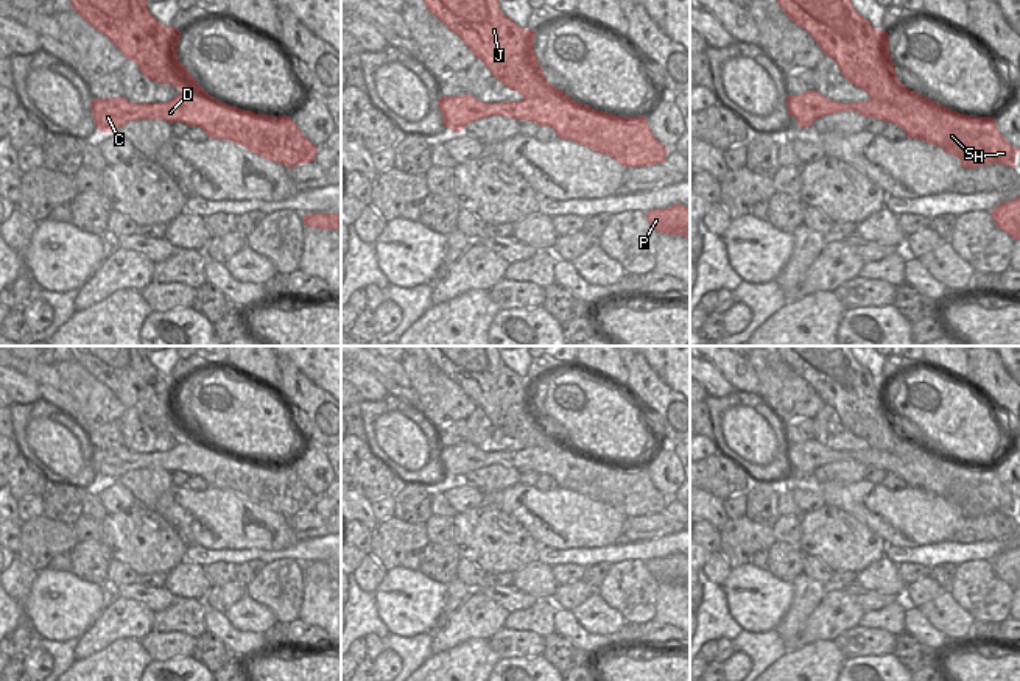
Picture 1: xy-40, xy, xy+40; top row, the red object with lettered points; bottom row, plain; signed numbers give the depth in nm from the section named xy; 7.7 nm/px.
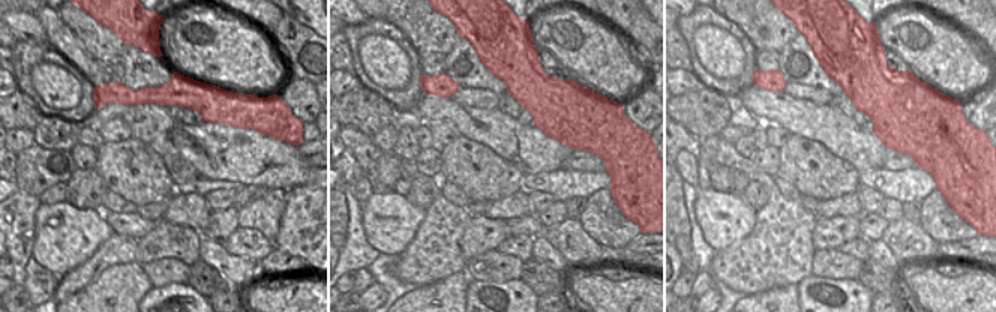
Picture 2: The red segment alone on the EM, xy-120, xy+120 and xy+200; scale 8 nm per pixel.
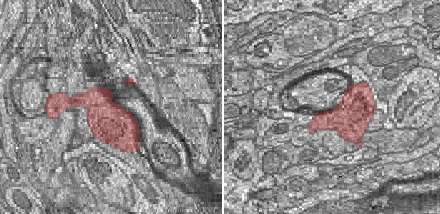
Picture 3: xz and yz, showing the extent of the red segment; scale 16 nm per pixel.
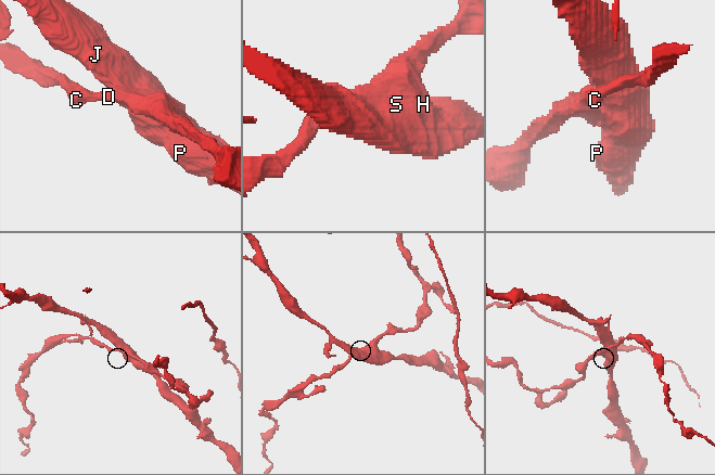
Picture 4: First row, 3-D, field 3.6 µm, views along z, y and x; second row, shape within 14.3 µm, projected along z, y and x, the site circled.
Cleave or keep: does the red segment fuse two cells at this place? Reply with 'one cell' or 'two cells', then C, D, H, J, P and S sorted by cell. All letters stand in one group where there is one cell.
two cells; C D H S / J P

